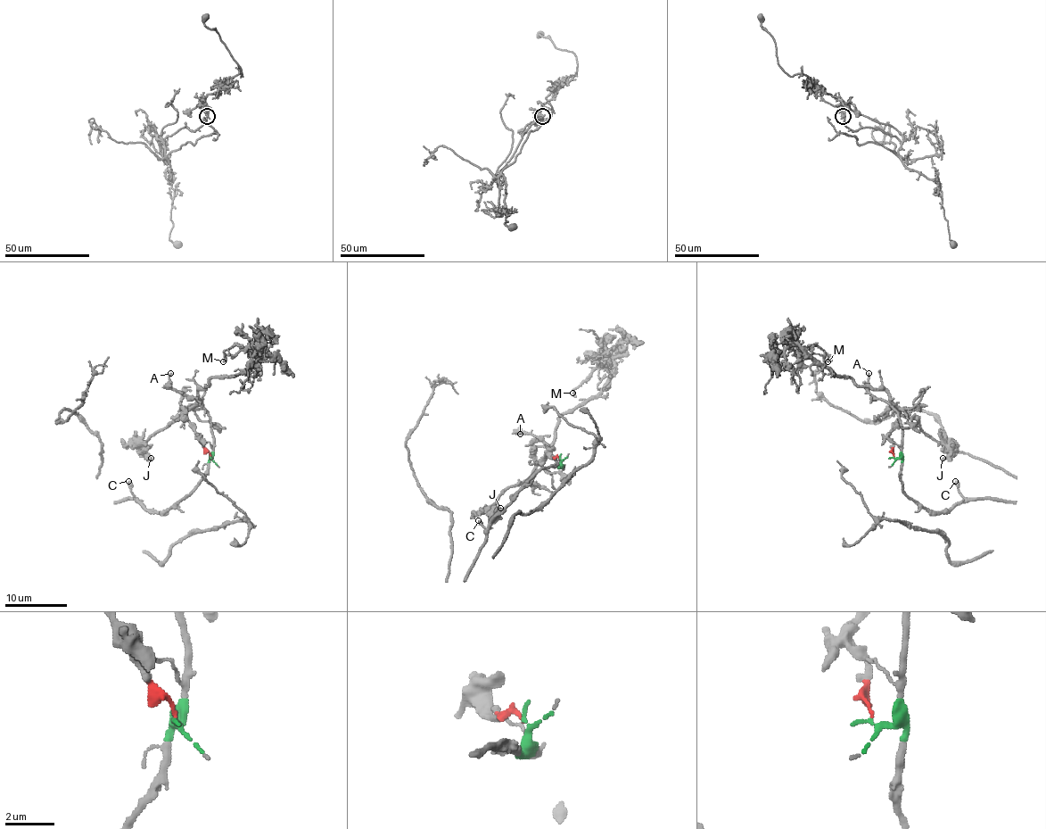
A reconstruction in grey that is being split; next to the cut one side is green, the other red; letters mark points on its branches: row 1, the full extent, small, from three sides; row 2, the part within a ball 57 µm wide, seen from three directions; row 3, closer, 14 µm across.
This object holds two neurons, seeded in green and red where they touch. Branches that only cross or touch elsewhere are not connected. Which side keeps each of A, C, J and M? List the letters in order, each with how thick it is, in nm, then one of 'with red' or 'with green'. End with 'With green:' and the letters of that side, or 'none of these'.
A: calibre 160 nm; with green
C: calibre 440 nm; with green
J: calibre 340 nm; with red
M: calibre 190 nm; with red
With green: A, C

